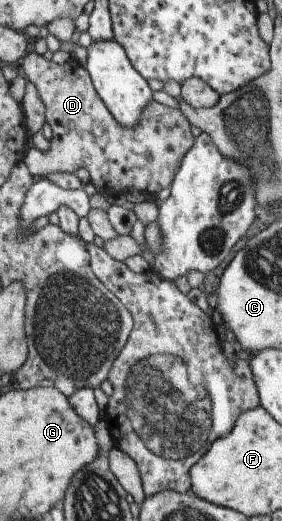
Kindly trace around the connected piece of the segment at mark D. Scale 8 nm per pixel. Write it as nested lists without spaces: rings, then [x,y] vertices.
[[[30,50],[25,57],[22,57],[20,66],[23,68],[25,78],[37,87],[39,99],[45,105],[45,121],[53,131],[47,151],[35,147],[25,152],[23,160],[35,179],[45,178],[52,173],[75,173],[85,168],[89,171],[90,182],[93,183],[97,193],[102,197],[113,198],[125,196],[129,188],[155,198],[159,191],[171,187],[183,157],[195,143],[191,124],[180,109],[153,100],[143,109],[141,119],[135,127],[121,127],[107,109],[107,105],[103,103],[103,99],[99,97],[86,67],[82,67],[73,57],[67,63],[59,65],[37,54],[37,51]]]

